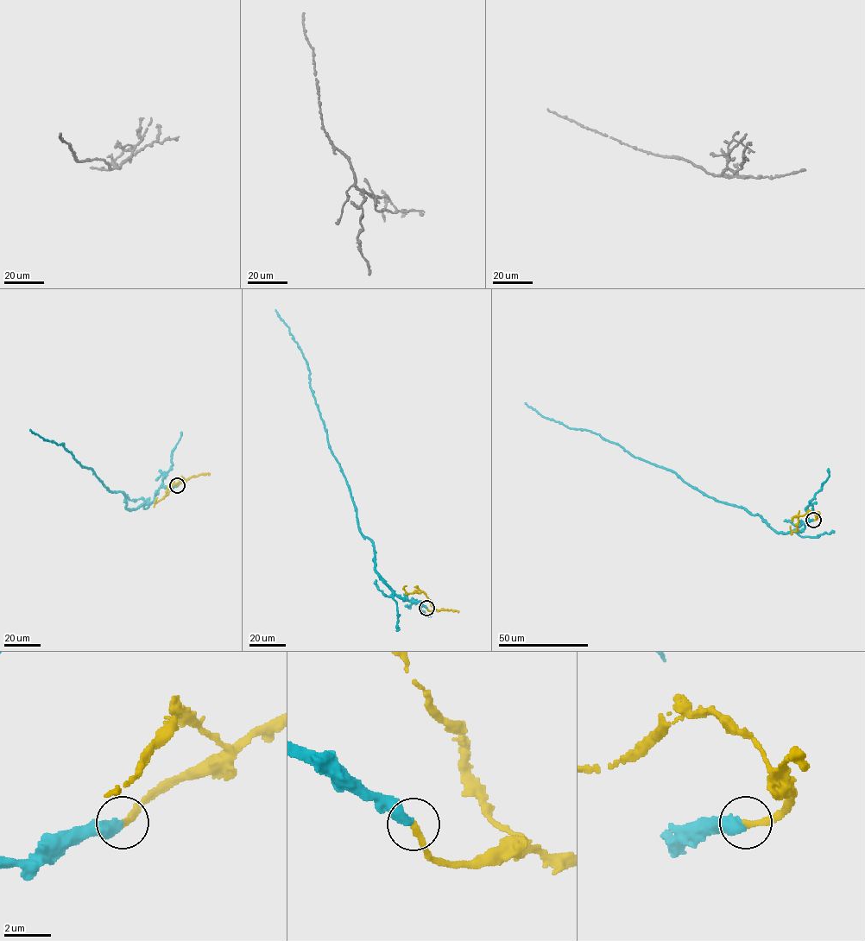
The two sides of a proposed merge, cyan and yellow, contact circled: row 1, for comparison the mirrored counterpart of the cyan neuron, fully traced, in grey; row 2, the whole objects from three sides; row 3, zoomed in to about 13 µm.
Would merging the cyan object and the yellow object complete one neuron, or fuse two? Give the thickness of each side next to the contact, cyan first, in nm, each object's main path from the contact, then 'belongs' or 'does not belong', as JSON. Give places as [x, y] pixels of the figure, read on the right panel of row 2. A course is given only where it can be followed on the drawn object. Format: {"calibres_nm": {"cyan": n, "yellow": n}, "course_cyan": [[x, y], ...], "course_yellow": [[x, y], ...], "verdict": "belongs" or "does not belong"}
{"calibres_nm": {"cyan": 440, "yellow": 260}, "course_cyan": [[813, 520], [801, 531], [776, 532], [759, 515], [525, 402]], "course_yellow": [[813, 520], [817, 517], [809, 511], [798, 516], [797, 530], [792, 531], [790, 526]], "verdict": "belongs"}

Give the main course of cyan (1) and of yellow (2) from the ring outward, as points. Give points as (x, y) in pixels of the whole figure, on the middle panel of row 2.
1: (426, 608), (400, 597), (375, 569), (374, 544), (360, 531), (329, 445), (307, 363), (275, 310)
2: (426, 608), (430, 610), (434, 609), (424, 592), (407, 593), (403, 588), (406, 585)

